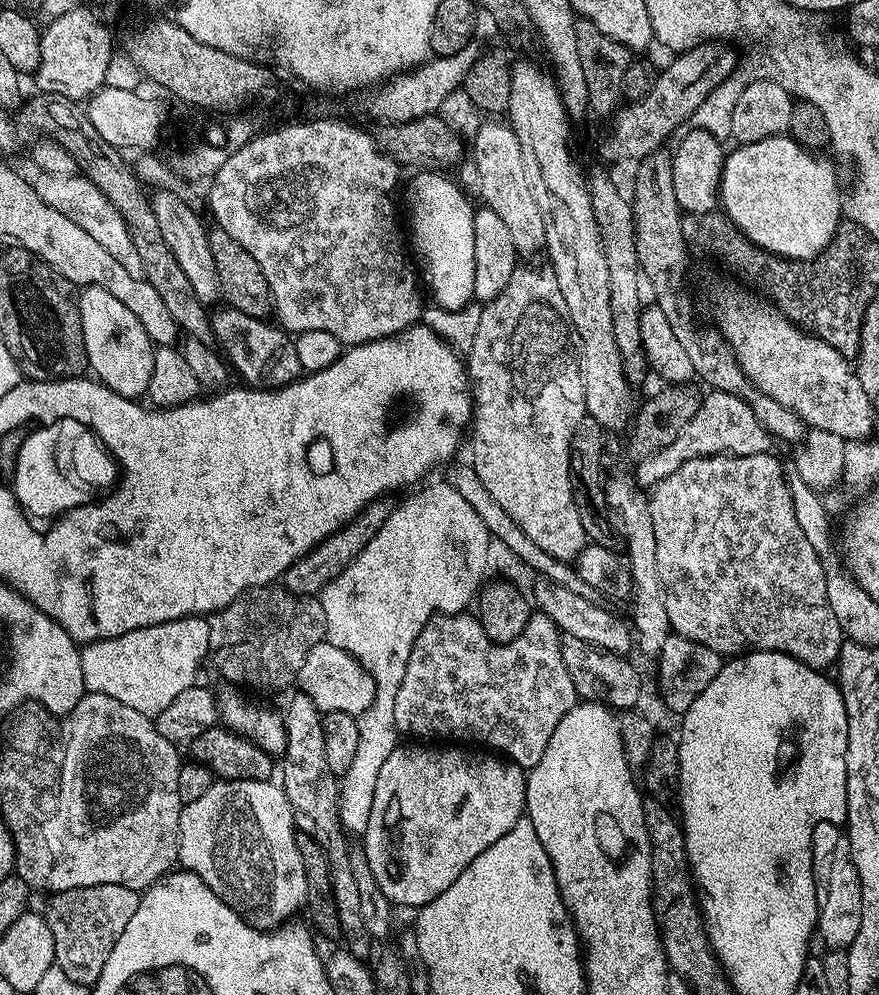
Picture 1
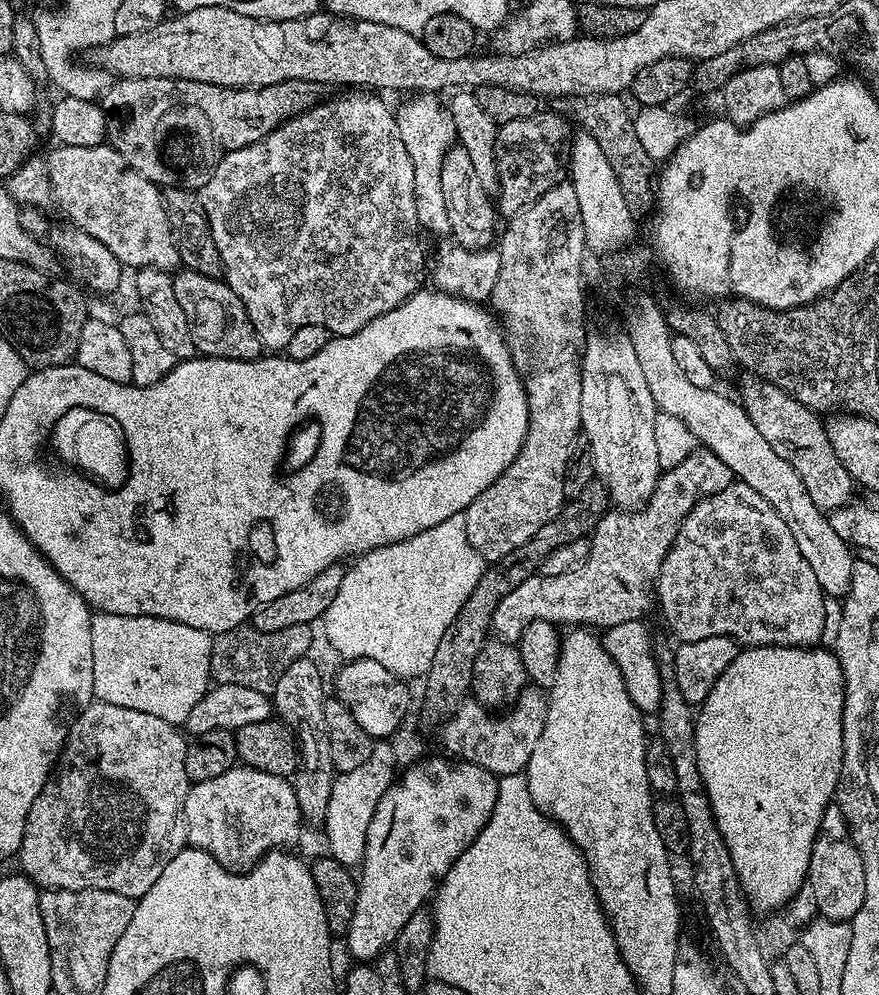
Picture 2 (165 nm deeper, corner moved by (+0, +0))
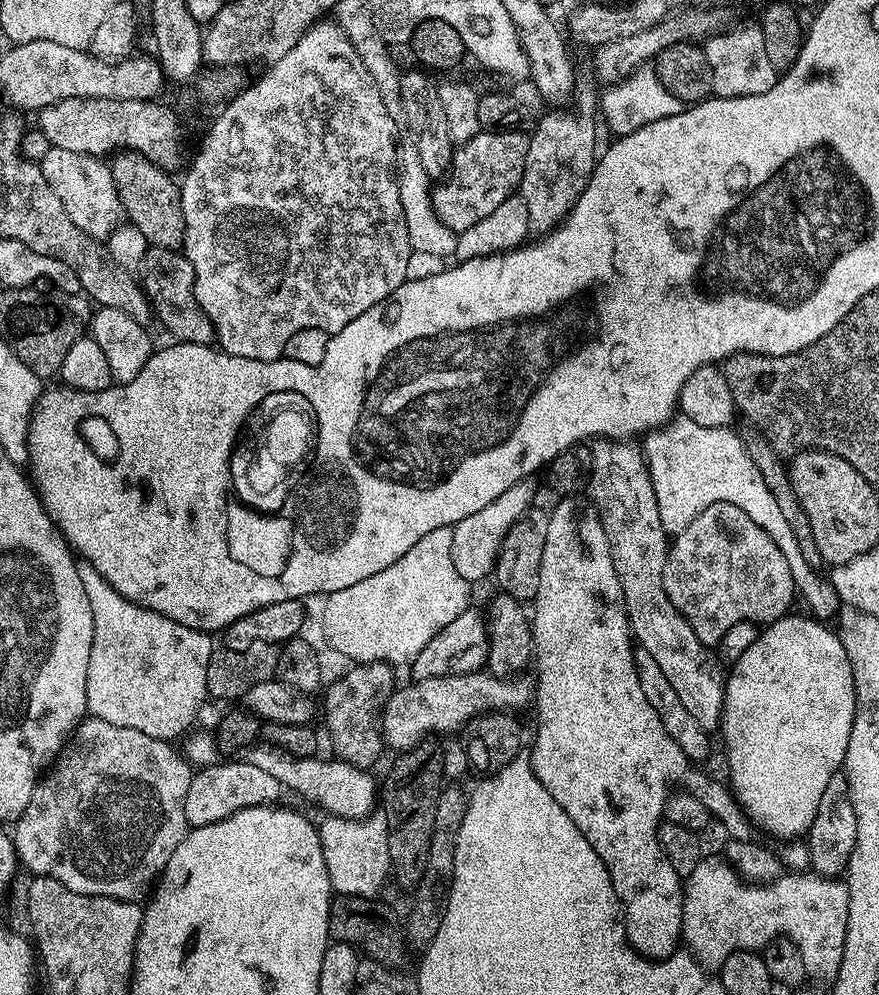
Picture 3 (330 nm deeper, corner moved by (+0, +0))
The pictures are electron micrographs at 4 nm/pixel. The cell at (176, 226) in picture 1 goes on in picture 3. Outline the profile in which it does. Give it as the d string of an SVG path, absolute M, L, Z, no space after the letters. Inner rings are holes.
M53 147L38 163L46 182L50 182L50 190L58 194L66 214L70 214L70 222L74 222L74 226L81 228L86 235L101 242L107 241L110 233L125 219L111 167L99 156Z

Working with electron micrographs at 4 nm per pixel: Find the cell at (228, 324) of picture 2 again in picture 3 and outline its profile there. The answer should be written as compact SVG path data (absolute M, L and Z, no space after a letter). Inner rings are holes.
M149 247L144 255L144 263L138 272L142 287L148 294L153 313L158 314L158 320L173 332L175 339L181 344L212 344L216 331L206 318L202 306L198 306L194 294L194 268L184 257L183 251L174 248Z

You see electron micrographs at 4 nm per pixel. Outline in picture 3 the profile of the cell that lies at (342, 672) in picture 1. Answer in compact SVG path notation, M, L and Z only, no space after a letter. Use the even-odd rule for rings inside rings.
M487 670L479 672L467 672L457 676L443 676L442 678L426 678L409 683L409 688L397 687L389 695L384 704L384 711L380 717L380 731L384 737L384 743L389 749L396 748L397 753L409 752L417 744L425 743L431 732L456 732L470 723L476 716L482 716L485 712L503 712L505 710L516 710L512 708L524 708L533 703L534 684L527 675L520 674L515 678L501 678L492 675Z

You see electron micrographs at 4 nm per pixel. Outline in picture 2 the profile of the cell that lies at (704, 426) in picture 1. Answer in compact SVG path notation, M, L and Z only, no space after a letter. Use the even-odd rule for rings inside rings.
M693 450L692 453L689 454L682 462L678 462L678 466L667 469L667 471L661 475L660 481L658 481L654 486L654 494L650 494L650 498L646 501L646 503L644 503L643 508L635 510L608 510L604 513L600 521L597 522L595 531L592 532L590 536L591 551L590 555L587 557L586 563L584 564L588 565L586 565L580 572L580 584L544 584L544 580L540 577L540 574L527 576L523 583L516 584L509 594L504 595L499 600L499 604L495 608L495 612L492 615L491 629L495 632L495 635L499 639L505 640L508 643L517 643L525 626L536 620L550 621L552 624L557 626L568 624L564 626L581 626L596 630L607 630L609 628L613 628L614 626L622 625L624 622L643 619L646 616L645 613L649 610L651 604L653 607L656 578L660 574L662 562L666 558L668 551L671 550L674 538L678 534L678 530L682 526L682 522L686 518L686 514L690 514L690 510L696 505L696 503L699 502L699 500L703 500L706 496L713 496L716 492L726 490L733 483L734 477L732 475L732 471L730 470L730 466L726 466L726 462L722 462L722 458L718 458L718 454L714 454L713 452L709 452L707 450Z

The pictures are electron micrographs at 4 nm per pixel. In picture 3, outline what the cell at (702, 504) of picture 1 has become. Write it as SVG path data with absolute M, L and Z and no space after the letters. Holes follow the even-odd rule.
M726 502L706 506L686 530L675 533L666 558L664 585L670 602L690 622L700 641L709 646L719 645L722 634L734 622L752 620L767 626L781 620L793 611L792 603L798 600L782 550L746 510Z

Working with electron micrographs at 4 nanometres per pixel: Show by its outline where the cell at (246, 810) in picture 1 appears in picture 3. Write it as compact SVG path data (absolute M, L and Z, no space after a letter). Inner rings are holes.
M217 762L201 767L193 775L190 790L186 794L186 818L192 828L210 826L219 820L230 818L238 810L253 808L259 804L272 804L282 793L282 786L266 770L247 762L223 764Z

